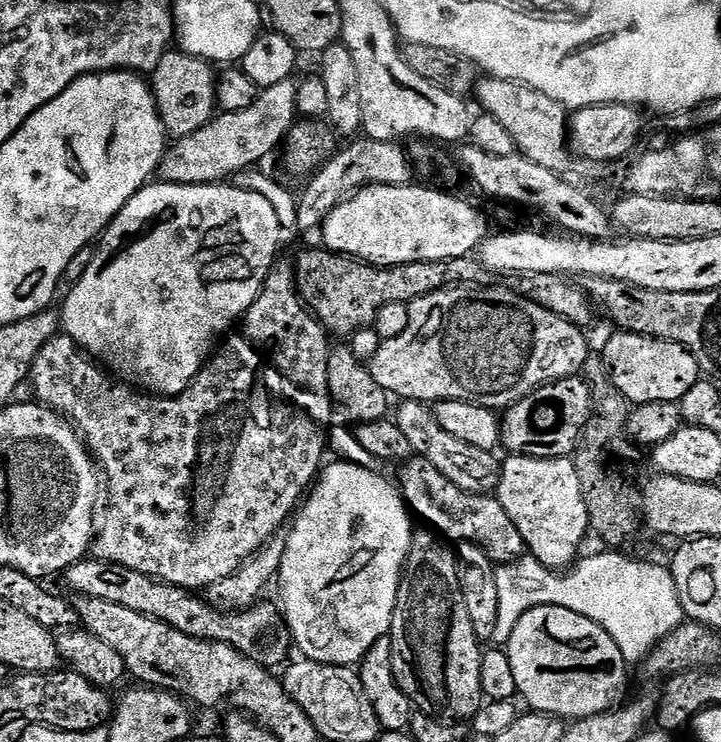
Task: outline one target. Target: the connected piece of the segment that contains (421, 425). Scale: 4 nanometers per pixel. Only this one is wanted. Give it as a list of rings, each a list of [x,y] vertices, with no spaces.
[[[406,400],[399,406],[400,409],[395,409],[394,421],[401,428],[402,434],[406,434],[406,439],[417,457],[430,462],[430,466],[446,474],[446,478],[450,478],[450,482],[454,482],[454,486],[464,492],[492,494],[497,491],[502,464],[499,459],[495,460],[497,457],[493,453],[478,450],[478,446],[470,446],[470,442],[461,442],[459,438],[446,434],[446,430],[442,430],[436,420],[435,411],[424,401]]]

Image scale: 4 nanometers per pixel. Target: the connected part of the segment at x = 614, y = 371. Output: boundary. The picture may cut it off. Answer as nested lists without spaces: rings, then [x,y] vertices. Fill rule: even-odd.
[[[613,331],[613,336],[604,344],[602,359],[608,365],[608,373],[612,375],[614,386],[622,390],[622,394],[633,405],[648,403],[670,403],[675,404],[701,379],[702,373],[698,362],[682,346],[674,342],[666,342],[658,338],[650,338],[633,332]]]

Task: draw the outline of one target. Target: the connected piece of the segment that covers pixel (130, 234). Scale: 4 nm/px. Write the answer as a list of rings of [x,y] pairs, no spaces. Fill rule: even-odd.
[[[149,182],[139,188],[134,198],[130,198],[126,206],[122,206],[120,213],[104,229],[94,248],[96,257],[90,262],[86,274],[82,274],[79,282],[67,289],[68,297],[64,300],[64,308],[62,307],[63,331],[79,348],[84,349],[87,355],[124,383],[132,385],[133,388],[145,394],[162,397],[180,396],[196,381],[197,374],[204,369],[210,357],[217,351],[218,341],[229,331],[227,328],[243,318],[258,298],[266,274],[272,271],[272,263],[278,259],[279,252],[276,251],[280,248],[280,236],[282,236],[282,229],[278,216],[273,206],[270,206],[261,194],[235,187],[228,182],[219,184]]]

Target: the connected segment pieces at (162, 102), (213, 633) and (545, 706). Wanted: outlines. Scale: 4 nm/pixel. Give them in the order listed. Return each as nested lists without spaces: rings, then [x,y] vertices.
[[[170,50],[158,62],[158,66],[150,74],[152,96],[156,100],[156,109],[160,121],[164,124],[165,133],[169,137],[179,138],[202,130],[217,115],[216,102],[217,73],[212,73],[213,65],[206,60],[199,60],[188,52]]]
[[[85,558],[70,566],[62,573],[62,580],[68,583],[69,590],[76,596],[106,598],[106,602],[118,602],[118,606],[126,606],[126,610],[135,610],[174,630],[182,630],[182,634],[190,638],[229,644],[246,658],[269,670],[276,670],[276,667],[279,669],[289,659],[288,648],[293,647],[284,613],[276,604],[257,602],[244,612],[222,613],[195,591],[168,584],[165,580],[156,580],[121,564],[111,564],[95,558]]]
[[[538,606],[534,610],[526,610],[526,614],[522,614],[522,618],[518,618],[518,626],[514,626],[514,630],[510,634],[506,651],[510,658],[510,666],[514,670],[517,693],[522,697],[522,700],[524,696],[525,702],[528,703],[527,707],[533,712],[544,712],[548,716],[555,716],[565,722],[575,722],[597,716],[603,712],[610,712],[625,699],[624,691],[628,688],[630,665],[622,658],[622,650],[618,650],[614,638],[610,638],[610,634],[606,634],[606,630],[602,630],[602,626],[590,622],[590,618],[586,618],[582,614],[574,614],[574,610],[566,610],[566,606]]]

